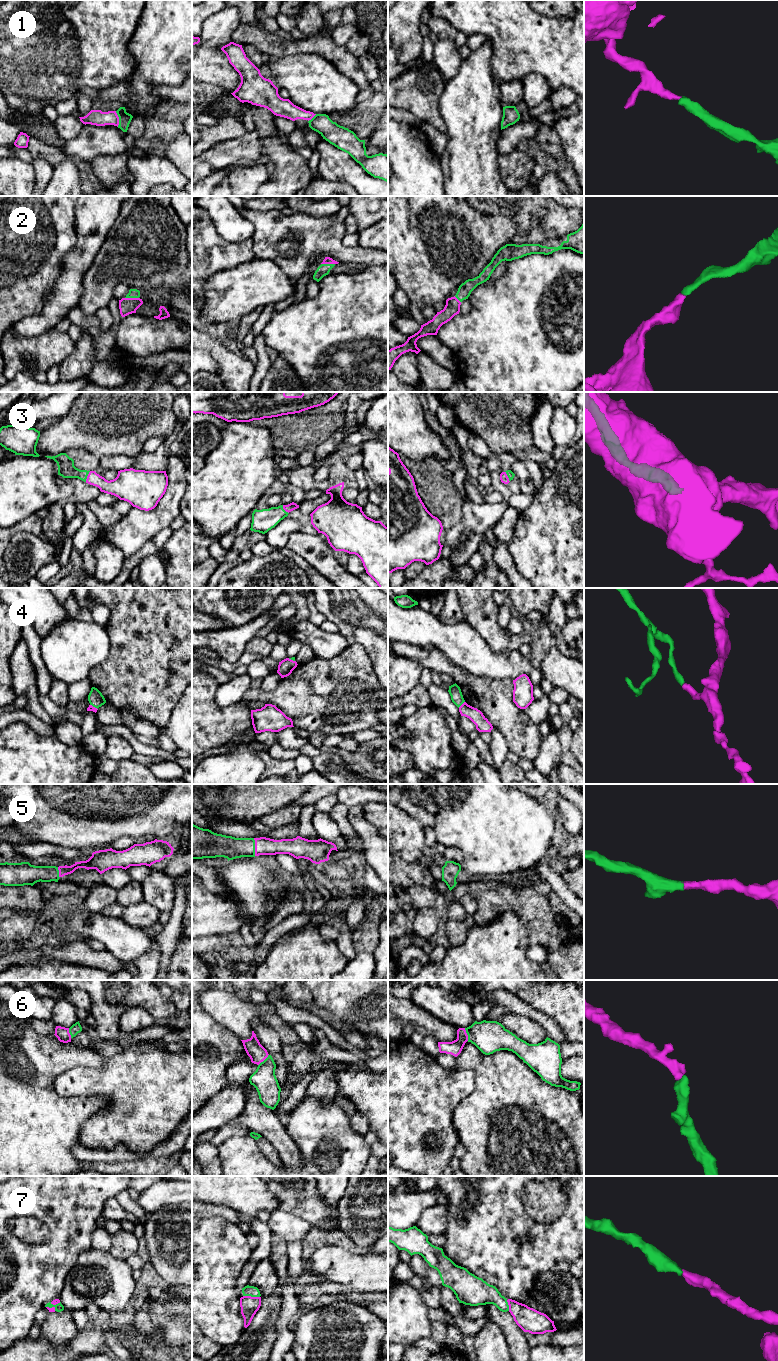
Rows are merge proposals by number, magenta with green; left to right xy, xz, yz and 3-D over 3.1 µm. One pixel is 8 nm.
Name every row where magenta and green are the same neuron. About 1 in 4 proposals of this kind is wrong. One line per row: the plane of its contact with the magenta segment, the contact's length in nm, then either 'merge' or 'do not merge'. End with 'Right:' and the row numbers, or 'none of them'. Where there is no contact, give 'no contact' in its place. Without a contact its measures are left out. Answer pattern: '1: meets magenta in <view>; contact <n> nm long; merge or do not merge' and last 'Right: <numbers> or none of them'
1: meets magenta in xy; contact 130 nm long; merge
2: meets magenta in xy; contact 110 nm long; merge
3: meets magenta in xy; contact 100 nm long; merge
4: meets magenta in yz; contact 80 nm long; do not merge
5: meets magenta in xz; contact 140 nm long; merge
6: meets magenta in yz; contact 110 nm long; merge
7: meets magenta in xz; contact 140 nm long; merge
Right: 1, 2, 3, 5, 6, 7

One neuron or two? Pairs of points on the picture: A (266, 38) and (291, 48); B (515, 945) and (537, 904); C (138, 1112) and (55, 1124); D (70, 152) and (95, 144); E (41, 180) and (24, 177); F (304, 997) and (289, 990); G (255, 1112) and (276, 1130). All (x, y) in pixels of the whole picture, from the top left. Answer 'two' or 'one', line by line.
A: one
B: two
C: two
D: one
E: two
F: one
G: one

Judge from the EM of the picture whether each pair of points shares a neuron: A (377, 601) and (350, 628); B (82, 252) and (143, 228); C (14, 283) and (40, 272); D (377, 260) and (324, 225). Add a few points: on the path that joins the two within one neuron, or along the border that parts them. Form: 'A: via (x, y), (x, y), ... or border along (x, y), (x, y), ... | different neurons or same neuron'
A: via (368, 601), (350, 619) | same neuron
B: border along (113, 225), (90, 266) | different neurons
C: via (20, 277), (25, 272), (34, 272) | same neuron
D: via (362, 255), (346, 255), (331, 240) | same neuron

